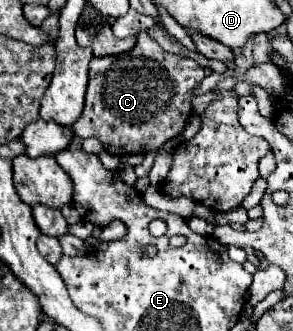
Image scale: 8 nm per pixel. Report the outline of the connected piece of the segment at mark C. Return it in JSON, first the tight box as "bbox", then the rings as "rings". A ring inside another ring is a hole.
{"bbox":[72,32,204,156],"rings":[[[140,32],[130,52],[92,58],[84,110],[72,132],[80,138],[98,138],[114,156],[158,150],[184,130],[192,114],[194,88],[202,80],[204,70],[192,58],[168,54],[146,32]]]}

